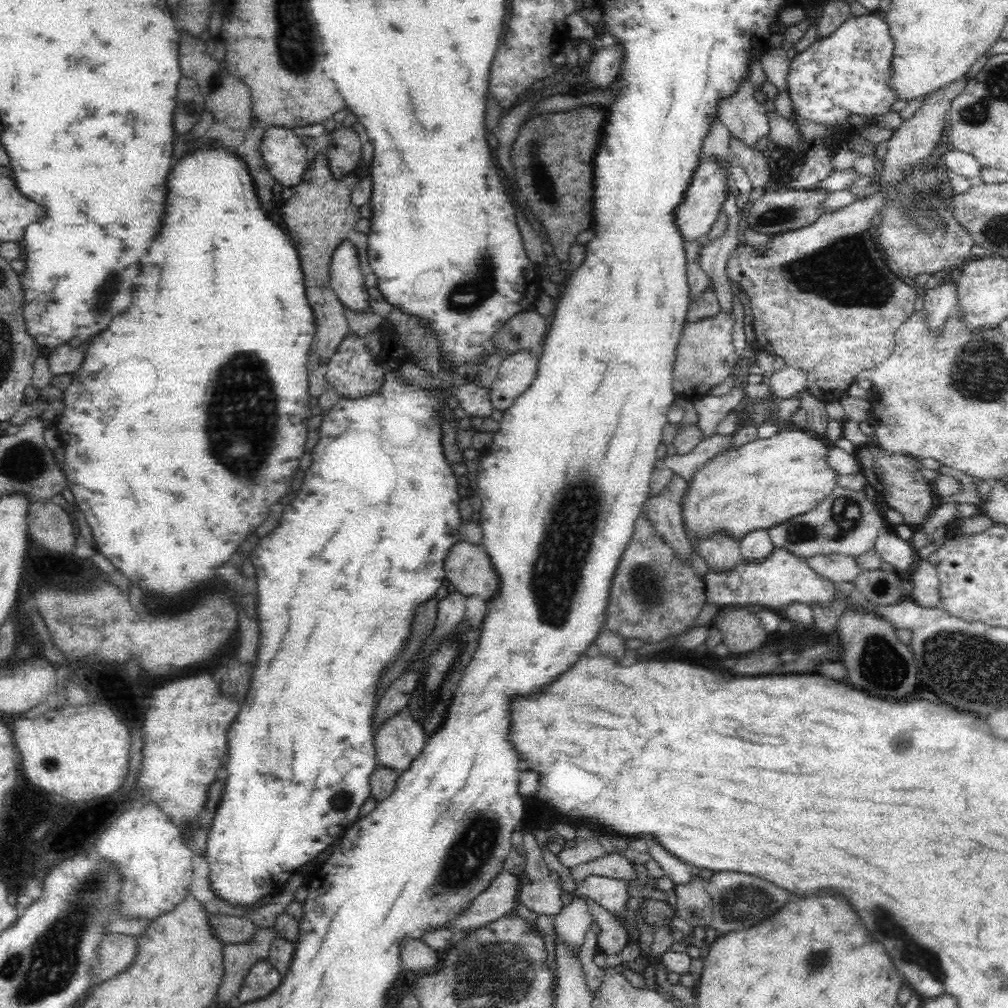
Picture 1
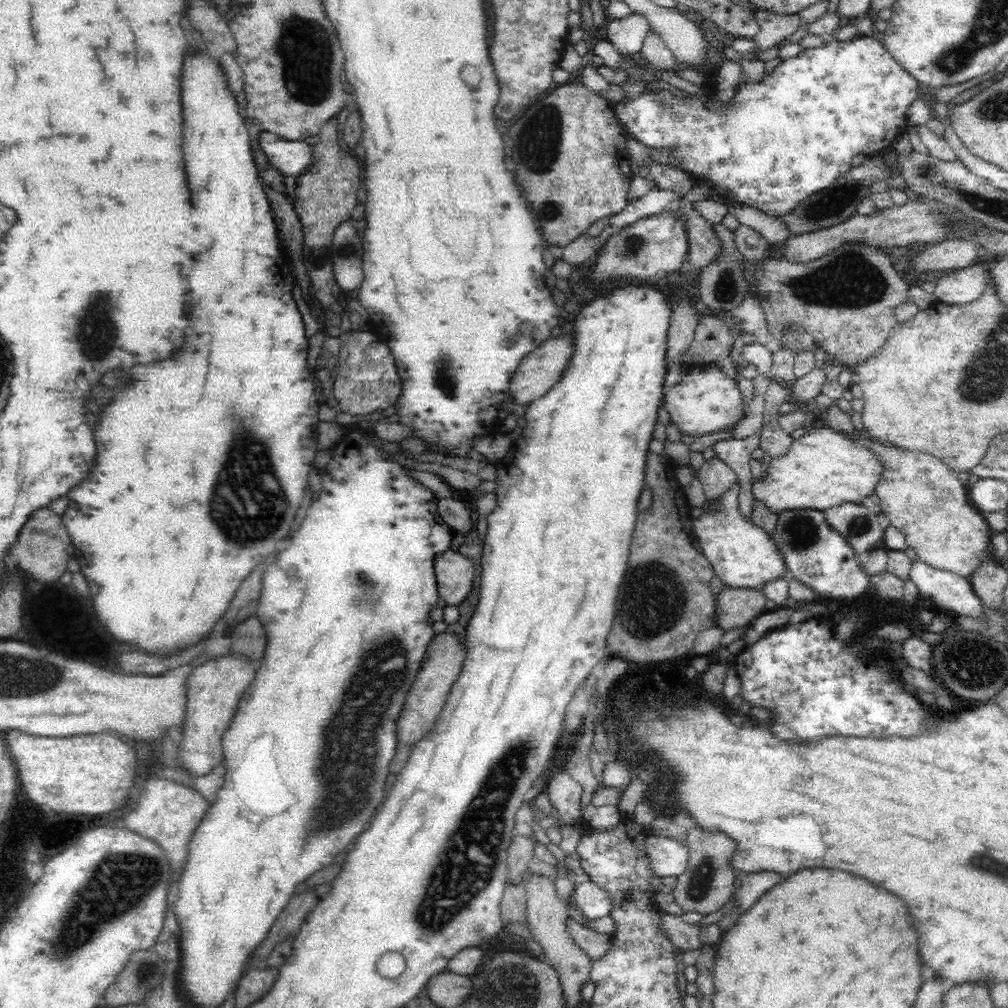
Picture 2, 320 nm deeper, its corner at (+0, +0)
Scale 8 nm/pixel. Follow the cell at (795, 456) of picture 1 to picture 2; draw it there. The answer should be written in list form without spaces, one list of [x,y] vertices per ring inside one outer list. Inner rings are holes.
[[[817,428],[805,436],[793,440],[789,451],[772,459],[768,476],[751,486],[752,496],[763,502],[773,513],[784,510],[826,509],[847,502],[861,503],[867,496],[875,494],[881,477],[881,462],[861,441],[854,441],[832,428]]]

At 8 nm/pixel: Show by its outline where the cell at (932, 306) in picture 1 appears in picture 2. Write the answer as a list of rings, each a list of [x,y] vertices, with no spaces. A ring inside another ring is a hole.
[[[982,263],[945,273],[935,284],[933,296],[936,302],[962,305],[976,302],[990,285],[988,270]]]

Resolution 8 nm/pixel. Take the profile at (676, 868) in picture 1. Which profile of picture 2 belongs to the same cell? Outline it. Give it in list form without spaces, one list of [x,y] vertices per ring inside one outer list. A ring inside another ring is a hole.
[[[651,835],[645,840],[649,863],[657,876],[680,876],[689,863],[689,848],[671,835]]]

